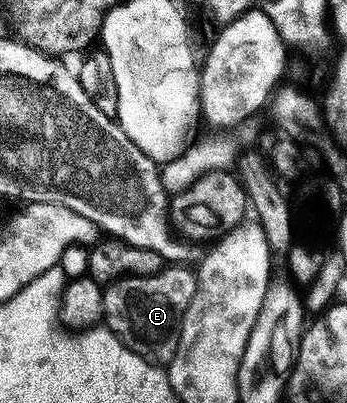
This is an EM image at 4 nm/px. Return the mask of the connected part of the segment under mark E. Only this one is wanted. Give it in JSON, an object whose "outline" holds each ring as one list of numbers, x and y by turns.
{"outline":[[166,266,151,276,123,274,105,285,102,294,105,327,151,364,169,365,178,349,182,319,198,289,198,277,188,269]]}

